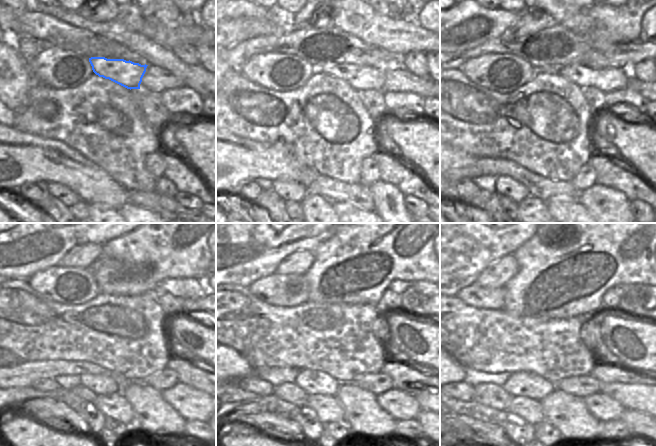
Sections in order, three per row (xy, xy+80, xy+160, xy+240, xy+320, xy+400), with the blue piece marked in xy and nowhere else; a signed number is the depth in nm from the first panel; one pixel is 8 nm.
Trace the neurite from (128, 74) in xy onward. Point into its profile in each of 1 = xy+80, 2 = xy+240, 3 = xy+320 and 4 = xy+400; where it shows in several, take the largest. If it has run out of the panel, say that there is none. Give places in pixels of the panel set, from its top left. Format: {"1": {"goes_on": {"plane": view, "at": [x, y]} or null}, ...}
{"1": {"goes_on": {"plane": "xy+80", "at": [361, 78]}}, "2": {"goes_on": {"plane": "xy+240", "at": [184, 289]}}, "3": {"goes_on": {"plane": "xy+320", "at": [413, 293]}}, "4": {"goes_on": {"plane": "xy+400", "at": [640, 300]}}}

